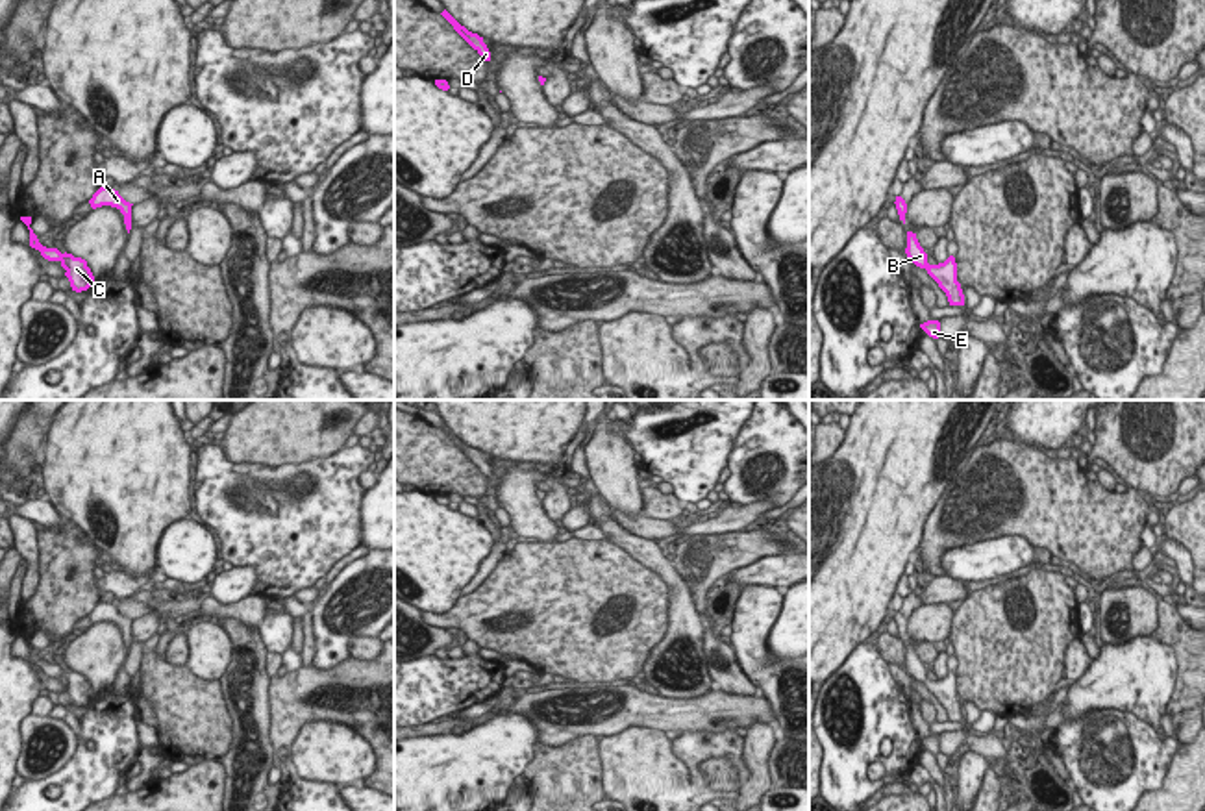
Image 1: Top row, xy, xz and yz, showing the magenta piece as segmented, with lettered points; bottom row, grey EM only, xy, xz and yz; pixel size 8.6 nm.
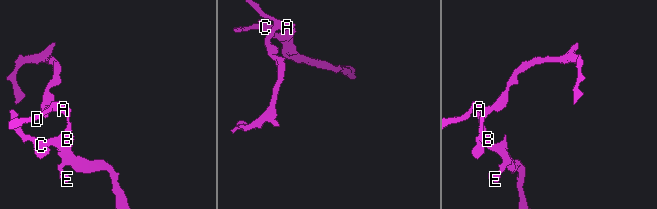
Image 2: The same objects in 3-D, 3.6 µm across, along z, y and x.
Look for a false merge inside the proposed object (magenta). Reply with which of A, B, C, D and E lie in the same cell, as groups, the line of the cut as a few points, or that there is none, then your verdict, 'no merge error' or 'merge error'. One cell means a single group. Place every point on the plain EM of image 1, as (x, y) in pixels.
A B C D E | no cut | no merge error

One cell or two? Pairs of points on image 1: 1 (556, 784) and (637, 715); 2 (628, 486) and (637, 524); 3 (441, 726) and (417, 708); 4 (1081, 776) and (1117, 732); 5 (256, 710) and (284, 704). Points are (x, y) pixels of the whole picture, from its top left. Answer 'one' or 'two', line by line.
1: two
2: two
3: two
4: one
5: two

